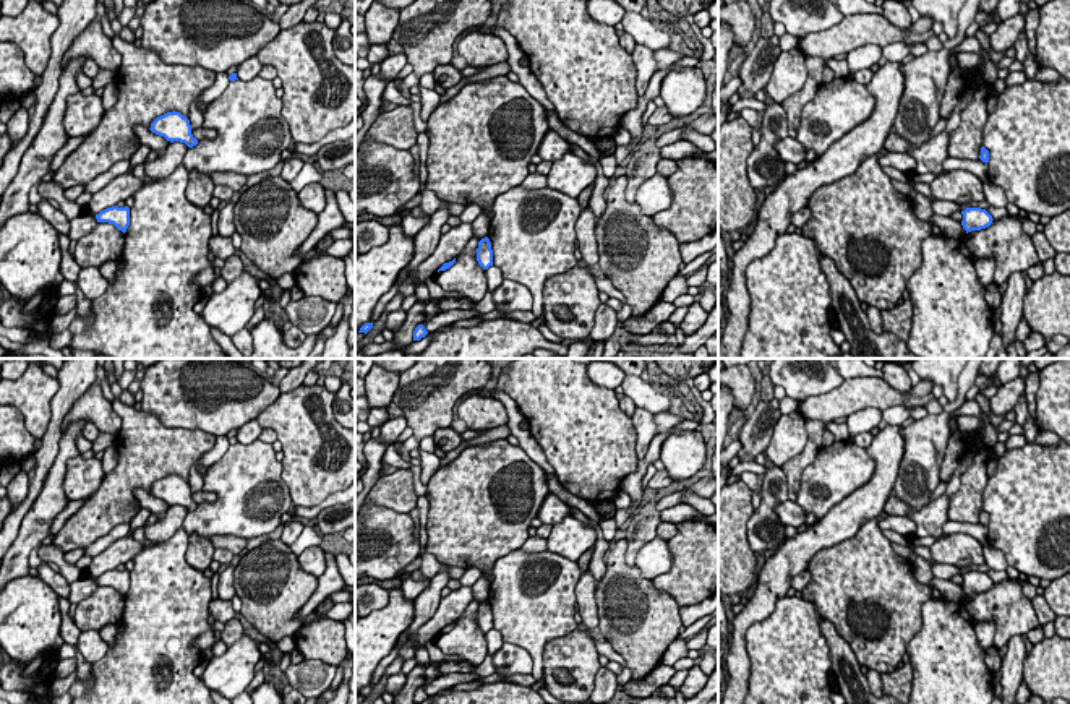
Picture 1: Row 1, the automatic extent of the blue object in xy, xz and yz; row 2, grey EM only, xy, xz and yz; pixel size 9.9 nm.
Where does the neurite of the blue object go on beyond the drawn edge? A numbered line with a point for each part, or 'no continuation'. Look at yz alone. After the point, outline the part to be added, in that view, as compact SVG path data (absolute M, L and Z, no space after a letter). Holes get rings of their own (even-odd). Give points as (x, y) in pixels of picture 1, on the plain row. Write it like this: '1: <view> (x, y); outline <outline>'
no continuation

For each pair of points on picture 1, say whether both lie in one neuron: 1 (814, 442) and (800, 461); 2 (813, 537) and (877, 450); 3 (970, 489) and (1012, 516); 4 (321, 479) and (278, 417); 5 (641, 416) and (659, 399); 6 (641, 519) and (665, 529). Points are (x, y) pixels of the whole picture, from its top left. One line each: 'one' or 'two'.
1: one
2: one
3: two
4: one
5: two
6: two

